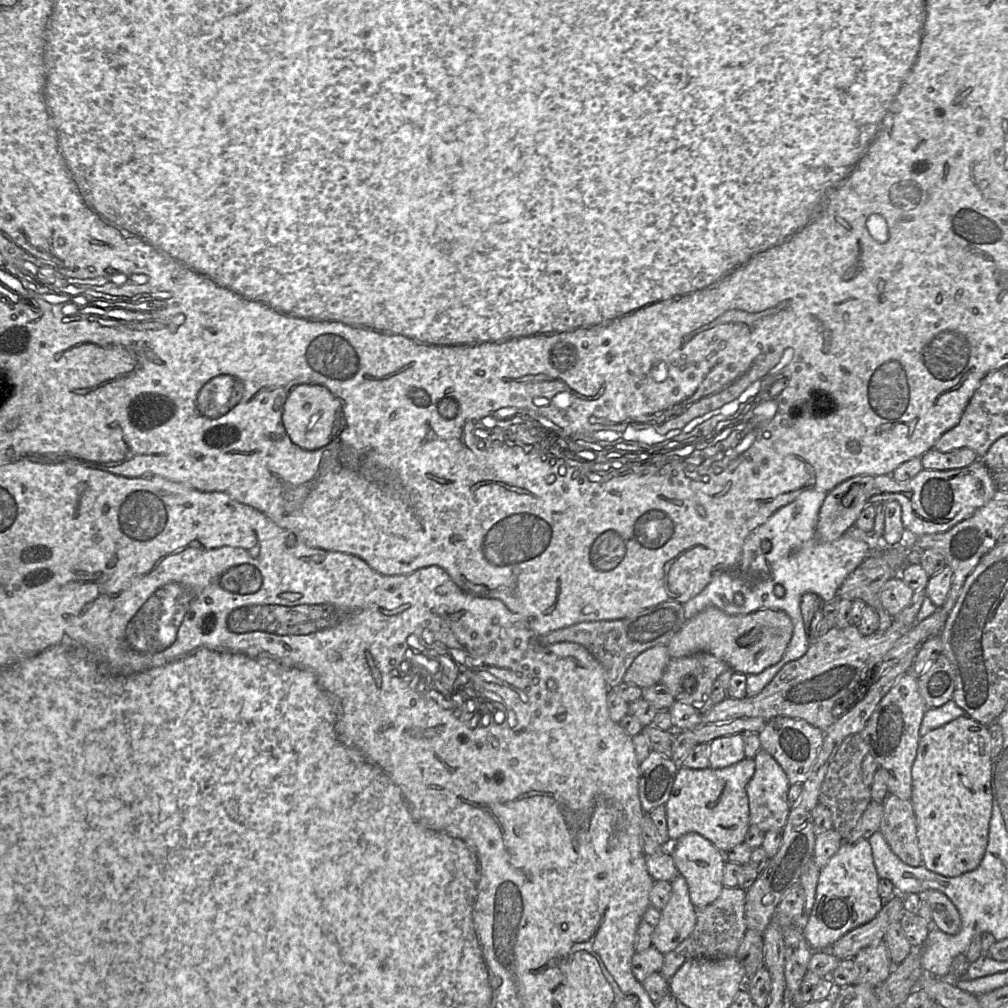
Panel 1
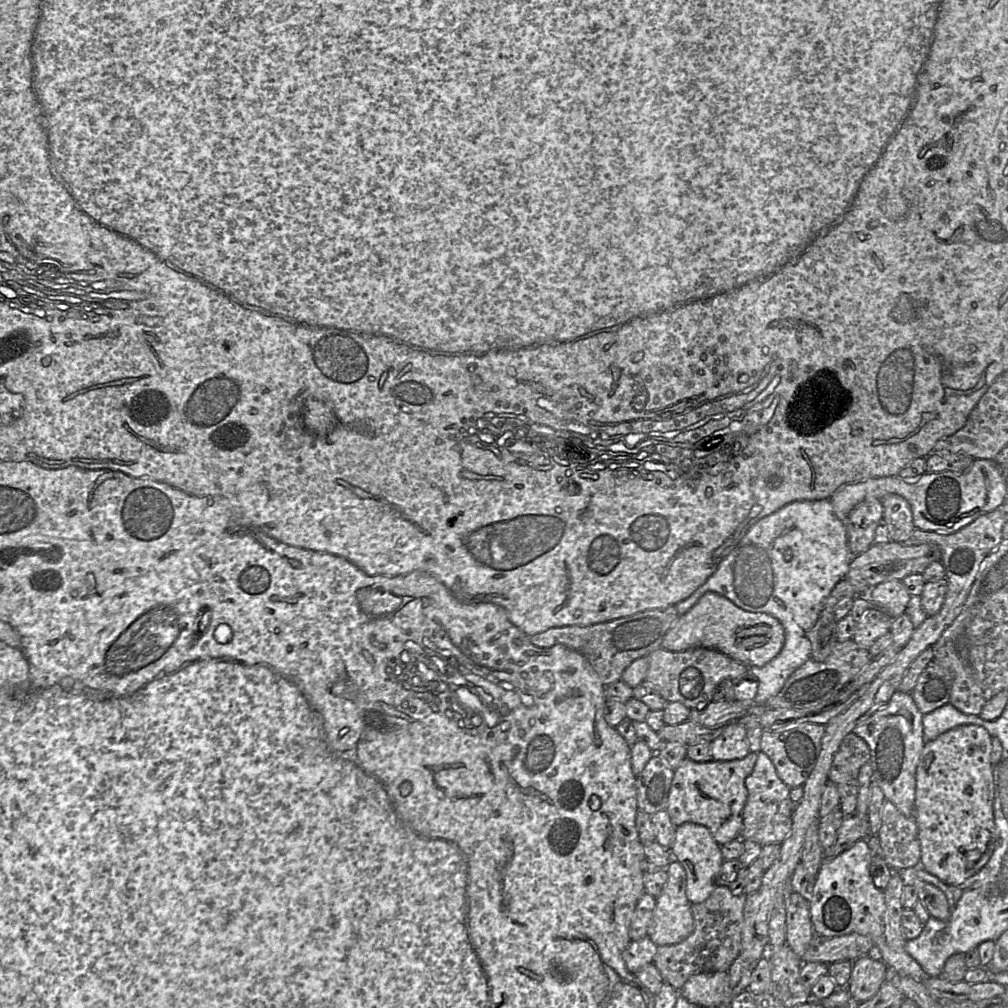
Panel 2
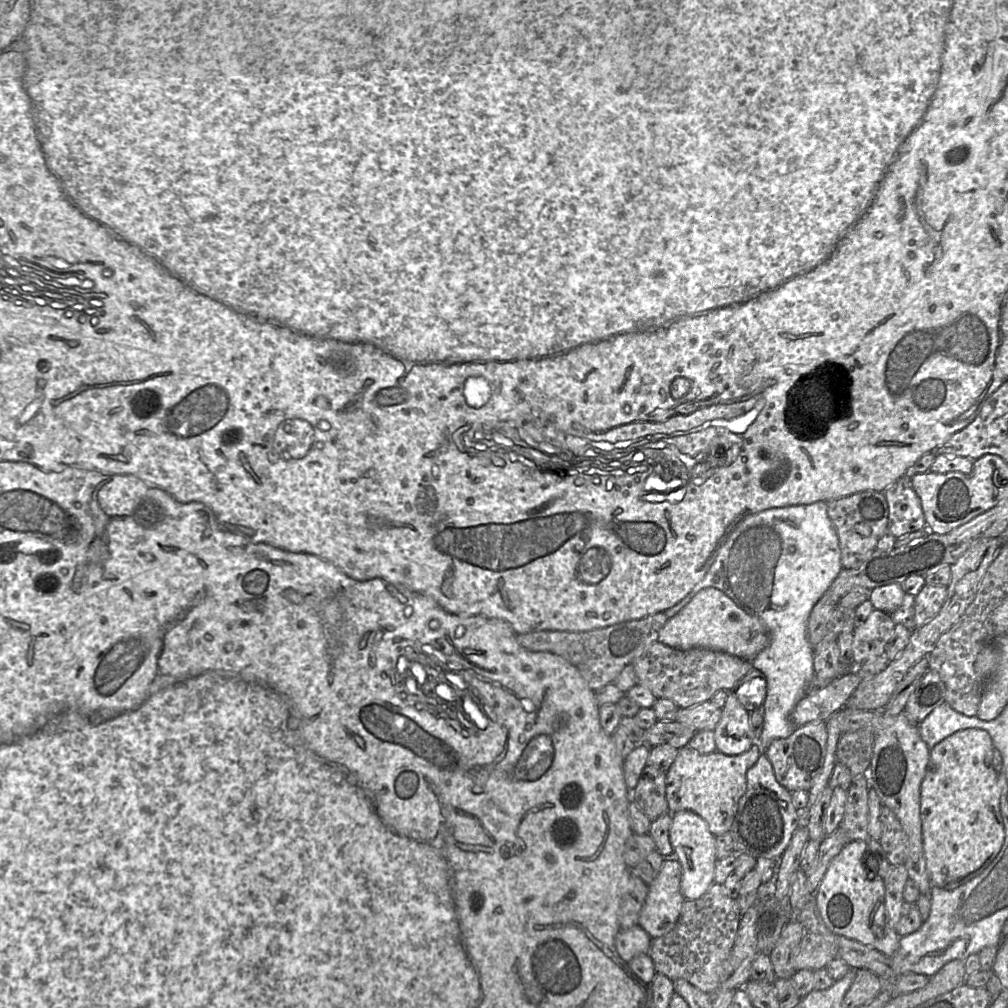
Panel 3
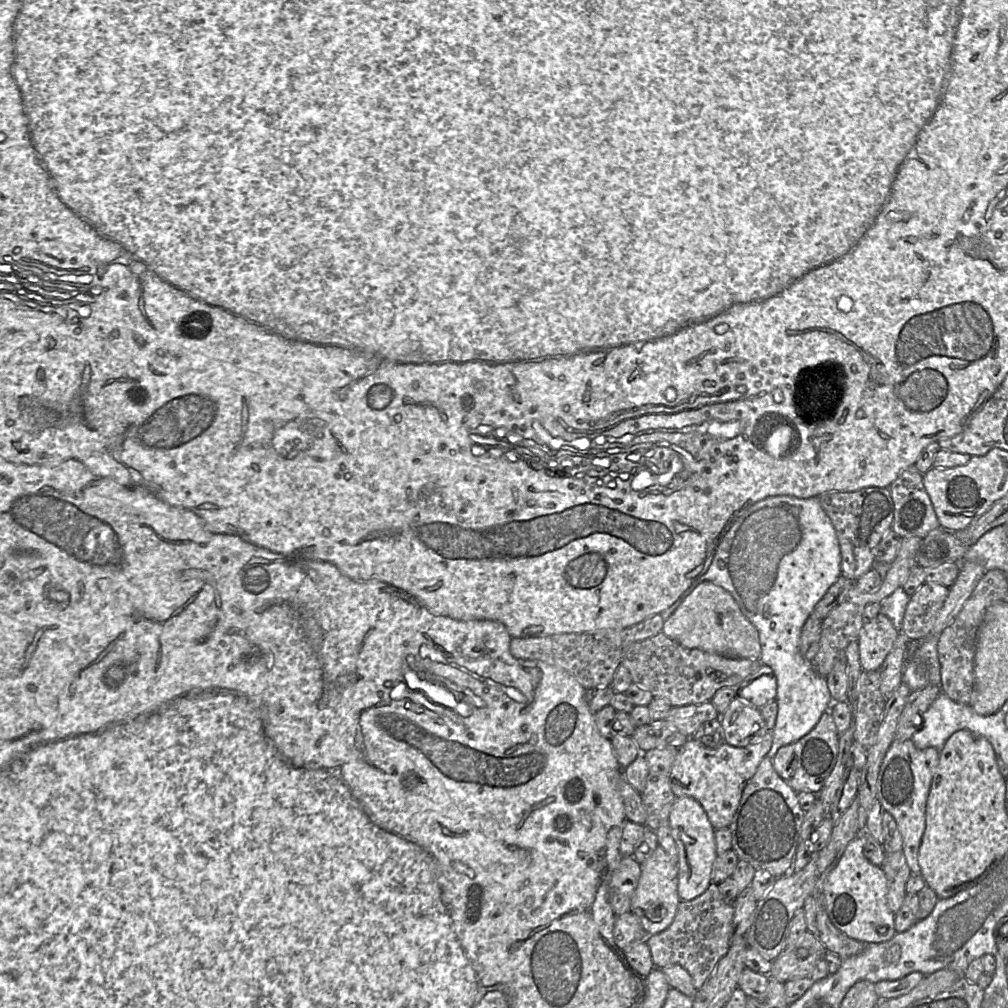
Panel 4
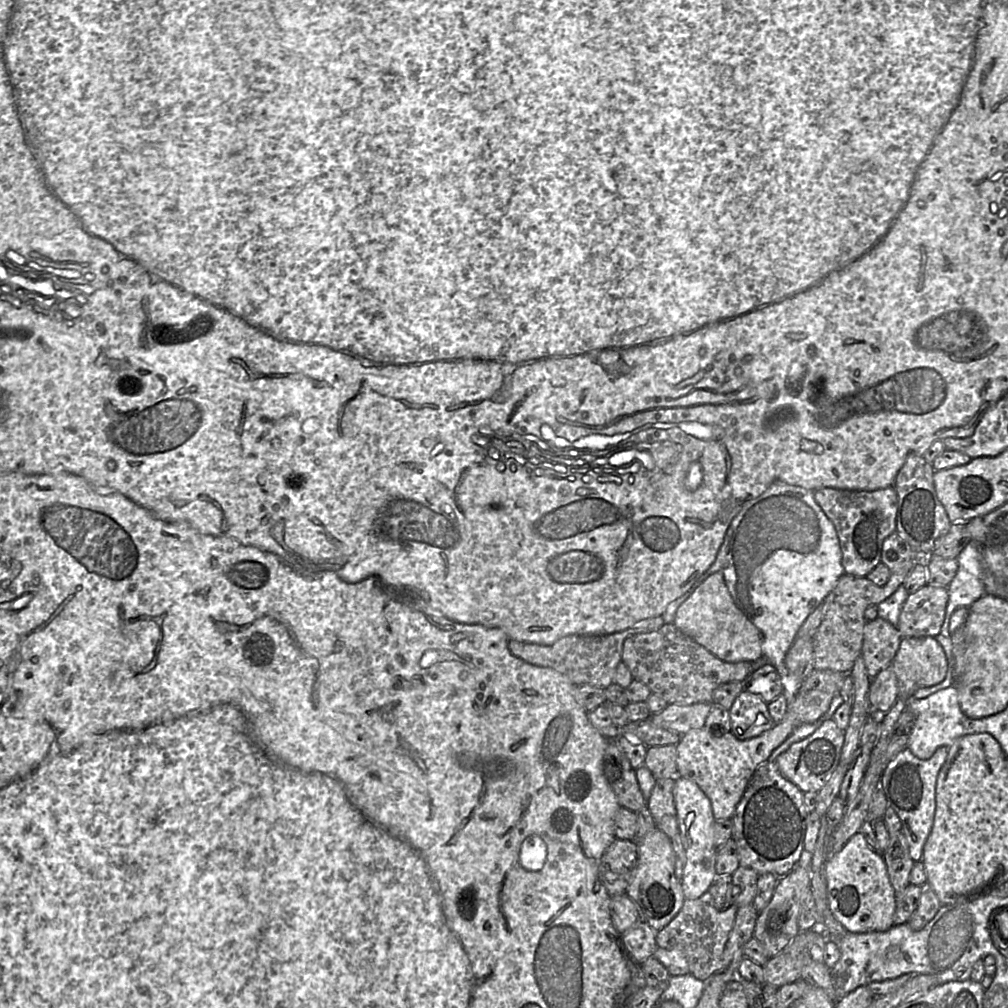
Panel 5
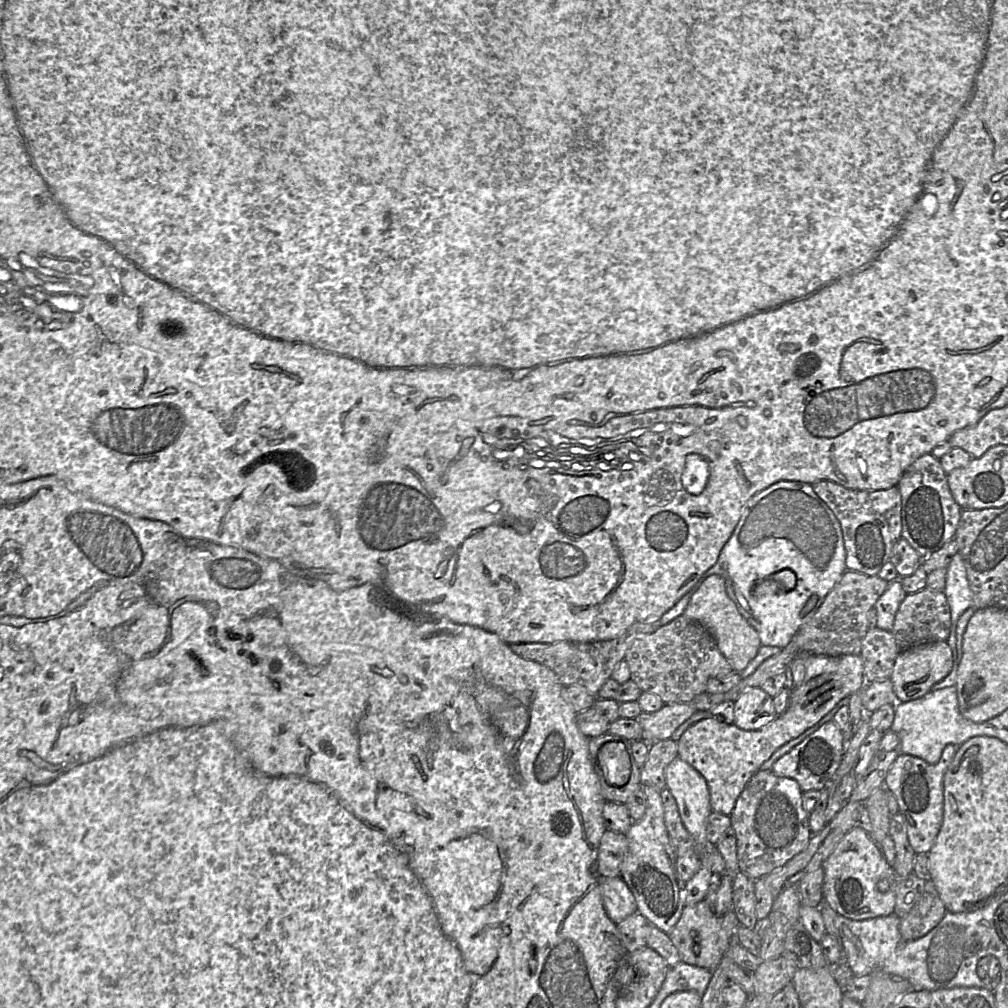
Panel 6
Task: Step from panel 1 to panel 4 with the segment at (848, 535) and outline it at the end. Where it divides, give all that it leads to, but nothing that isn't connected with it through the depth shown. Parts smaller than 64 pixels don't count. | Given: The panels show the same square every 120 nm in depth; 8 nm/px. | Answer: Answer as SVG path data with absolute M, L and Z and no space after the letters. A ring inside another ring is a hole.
M793 496L767 497L753 504L745 513L743 513L737 519L737 521L724 535L719 545L717 546L712 562L707 572L699 580L693 582L673 605L660 613L663 620L667 620L670 615L677 609L677 607L686 599L686 597L688 597L694 591L694 589L698 585L704 582L712 582L730 593L730 595L739 606L743 615L756 627L759 633L759 639L761 644L761 656L759 660L761 664L768 665L773 670L774 675L777 679L777 695L775 700L778 703L778 712L775 726L771 731L773 736L772 746L766 755L766 757L770 758L771 760L774 758L780 747L796 742L797 740L808 734L819 722L821 716L830 709L832 703L834 702L827 685L826 677L817 673L812 666L812 662L806 660L801 655L799 650L799 640L802 627L808 617L811 615L815 605L822 599L822 597L826 594L827 590L838 580L840 576L841 553L839 542L834 526L829 517L824 512L823 508L821 507L819 498L811 497L807 499L801 499Z

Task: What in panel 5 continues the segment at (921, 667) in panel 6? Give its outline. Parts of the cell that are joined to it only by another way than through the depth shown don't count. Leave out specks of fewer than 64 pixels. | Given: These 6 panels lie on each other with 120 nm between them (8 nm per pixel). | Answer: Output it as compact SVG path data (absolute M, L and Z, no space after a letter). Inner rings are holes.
M934 637L902 638L892 663L898 680L899 698L909 700L921 688L942 682L948 673L948 660L941 644Z

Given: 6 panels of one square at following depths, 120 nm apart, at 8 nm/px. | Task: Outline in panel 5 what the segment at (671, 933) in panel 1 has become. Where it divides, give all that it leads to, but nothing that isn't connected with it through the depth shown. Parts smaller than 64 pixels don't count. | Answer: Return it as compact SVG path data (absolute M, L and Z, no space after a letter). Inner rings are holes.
M657 827L636 840L637 861L625 894L637 907L640 920L655 931L667 926L678 914L685 900L681 880L675 875L675 855L671 839Z

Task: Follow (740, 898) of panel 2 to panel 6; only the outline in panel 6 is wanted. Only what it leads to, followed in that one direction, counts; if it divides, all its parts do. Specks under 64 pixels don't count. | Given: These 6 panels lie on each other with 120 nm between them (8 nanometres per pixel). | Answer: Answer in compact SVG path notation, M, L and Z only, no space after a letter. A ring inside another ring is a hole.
M703 899L694 905L685 905L679 921L667 934L677 948L682 961L712 972L731 946L731 937L740 925L734 910L729 910L723 915L715 915L707 901Z

